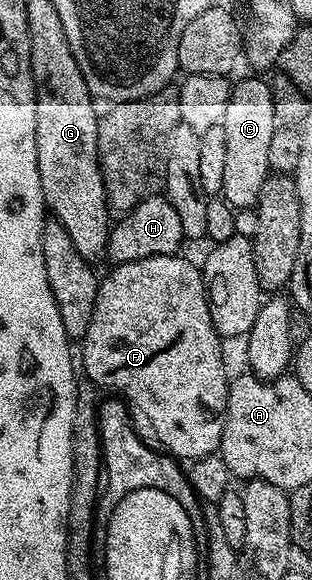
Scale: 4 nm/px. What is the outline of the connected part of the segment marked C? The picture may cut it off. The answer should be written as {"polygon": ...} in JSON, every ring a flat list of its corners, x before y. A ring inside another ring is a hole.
{"polygon":[[242,80,235,83,228,98,228,111,221,123,224,130,225,161,224,186,221,199,227,200,235,210,257,209,260,189,271,175,268,166,268,145,276,127,274,119,274,93,271,85,262,80]]}

